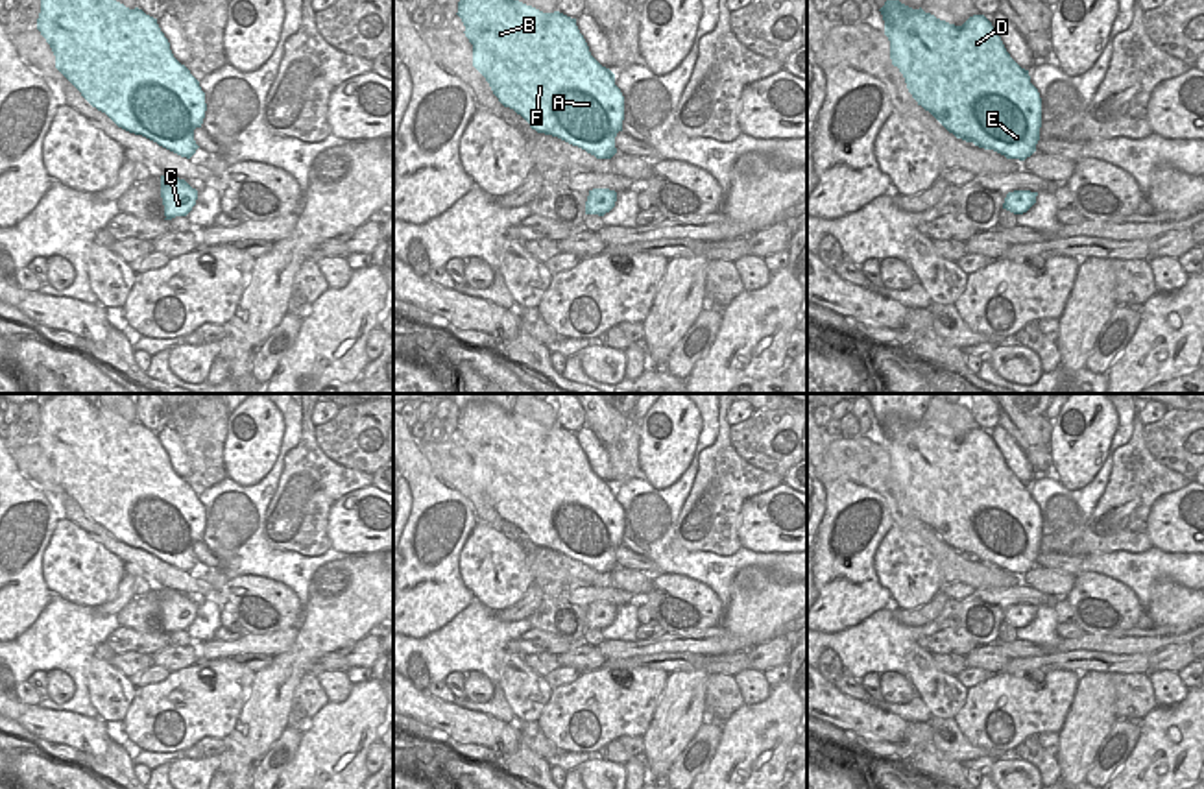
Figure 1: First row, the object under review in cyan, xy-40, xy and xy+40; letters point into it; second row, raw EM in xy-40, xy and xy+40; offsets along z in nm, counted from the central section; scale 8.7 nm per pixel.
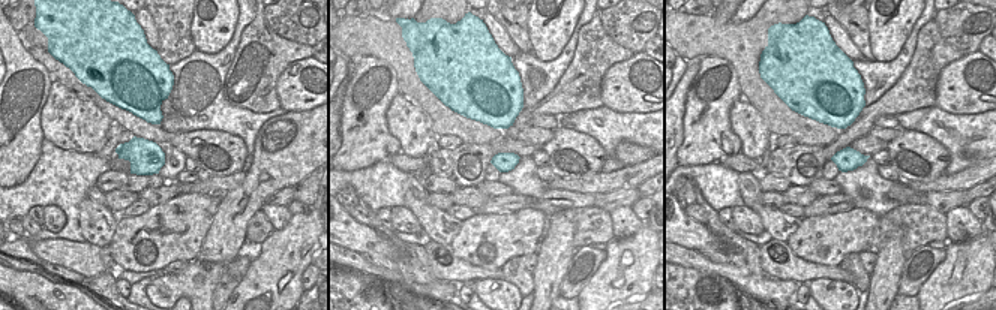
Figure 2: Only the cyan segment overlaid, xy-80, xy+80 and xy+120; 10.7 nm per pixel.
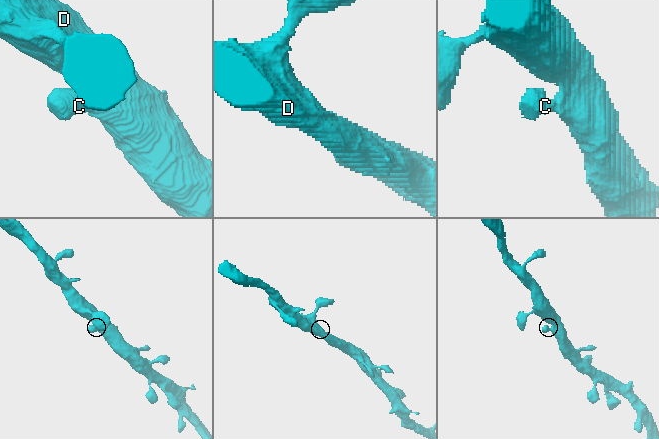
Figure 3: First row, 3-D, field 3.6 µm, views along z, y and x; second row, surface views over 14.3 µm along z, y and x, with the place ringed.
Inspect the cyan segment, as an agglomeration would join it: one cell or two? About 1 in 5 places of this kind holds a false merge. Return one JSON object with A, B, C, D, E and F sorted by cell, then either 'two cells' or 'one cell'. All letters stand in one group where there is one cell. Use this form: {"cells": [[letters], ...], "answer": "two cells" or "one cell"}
{"cells": [["A", "B", "C", "D", "E", "F"]], "answer": "one cell"}

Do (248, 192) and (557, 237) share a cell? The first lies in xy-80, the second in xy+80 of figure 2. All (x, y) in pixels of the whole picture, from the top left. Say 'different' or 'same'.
same

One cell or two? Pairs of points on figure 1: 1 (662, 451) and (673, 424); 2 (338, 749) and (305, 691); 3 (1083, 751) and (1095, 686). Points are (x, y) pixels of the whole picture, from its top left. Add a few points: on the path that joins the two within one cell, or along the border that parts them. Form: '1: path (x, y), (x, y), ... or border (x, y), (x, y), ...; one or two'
1: path (667, 444), (673, 431); one
2: border (327, 701), (311, 719); two
3: path (1083, 734), (1094, 703); one

